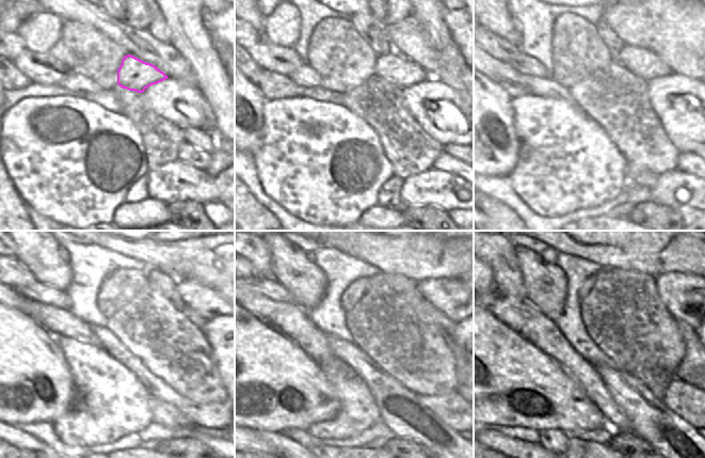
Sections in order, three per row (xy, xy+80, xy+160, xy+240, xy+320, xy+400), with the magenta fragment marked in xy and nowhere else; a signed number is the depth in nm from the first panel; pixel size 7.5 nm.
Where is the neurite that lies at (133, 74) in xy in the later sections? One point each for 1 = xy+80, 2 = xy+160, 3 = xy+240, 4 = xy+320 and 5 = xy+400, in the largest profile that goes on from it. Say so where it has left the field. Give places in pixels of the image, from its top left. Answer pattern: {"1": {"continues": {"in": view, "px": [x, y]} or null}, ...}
{"1": {"continues": {"in": "xy+80", "px": [394, 67]}}, "2": {"continues": {"in": "xy+160", "px": [646, 66]}}, "3": {"continues": {"in": "xy+240", "px": [206, 302]}}, "4": {"continues": {"in": "xy+320", "px": [451, 297]}}, "5": {"continues": {"in": "xy+400", "px": [690, 298]}}}

